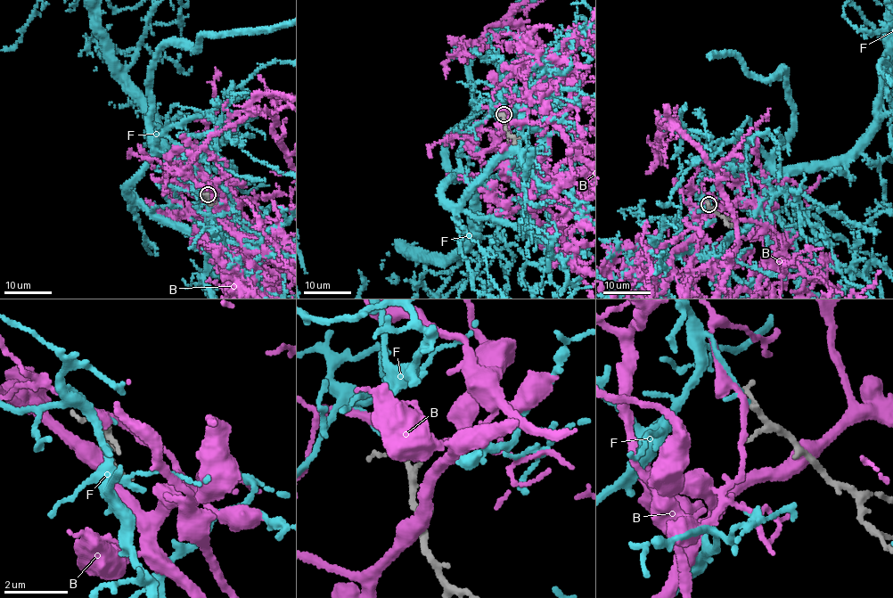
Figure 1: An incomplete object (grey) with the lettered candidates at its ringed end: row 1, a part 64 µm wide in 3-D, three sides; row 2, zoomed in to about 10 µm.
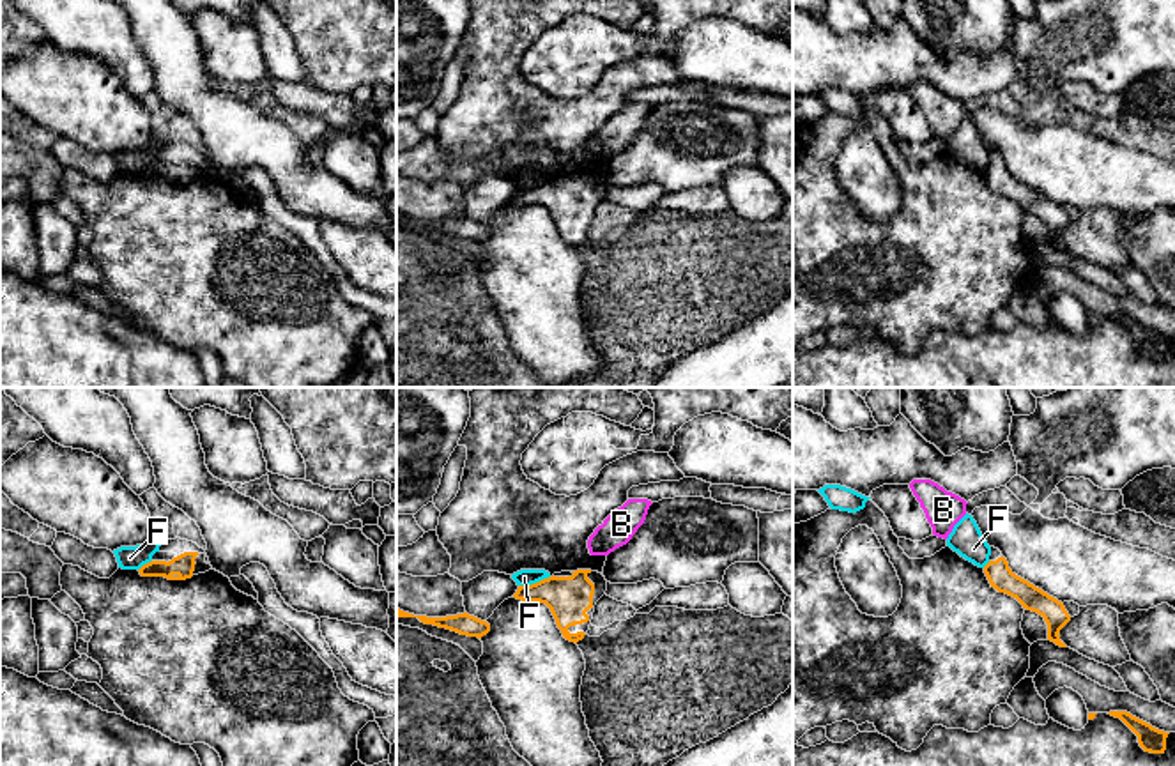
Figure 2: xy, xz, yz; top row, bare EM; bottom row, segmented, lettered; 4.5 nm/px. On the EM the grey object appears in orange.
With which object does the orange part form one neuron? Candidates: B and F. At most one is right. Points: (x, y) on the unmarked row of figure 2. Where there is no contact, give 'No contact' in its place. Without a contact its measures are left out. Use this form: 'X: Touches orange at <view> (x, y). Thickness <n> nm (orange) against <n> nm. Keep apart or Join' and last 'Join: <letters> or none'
B: No contact. Keep apart
F: Touches orange at xz (533, 188). Thickness 200 nm (orange) against 80 nm. Keep apart
Join: none

